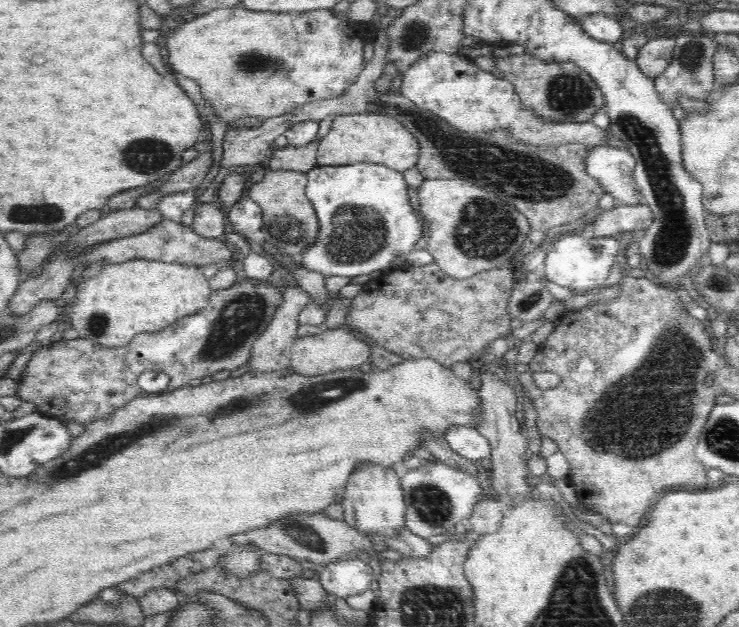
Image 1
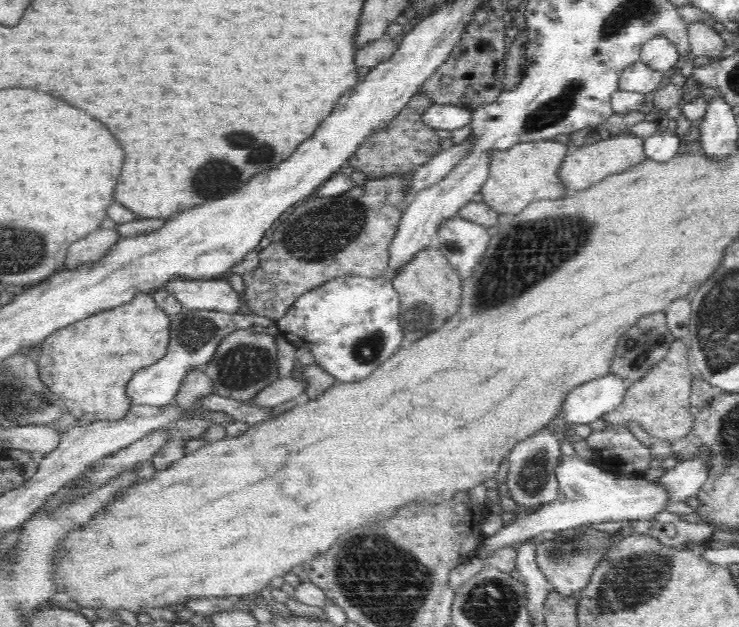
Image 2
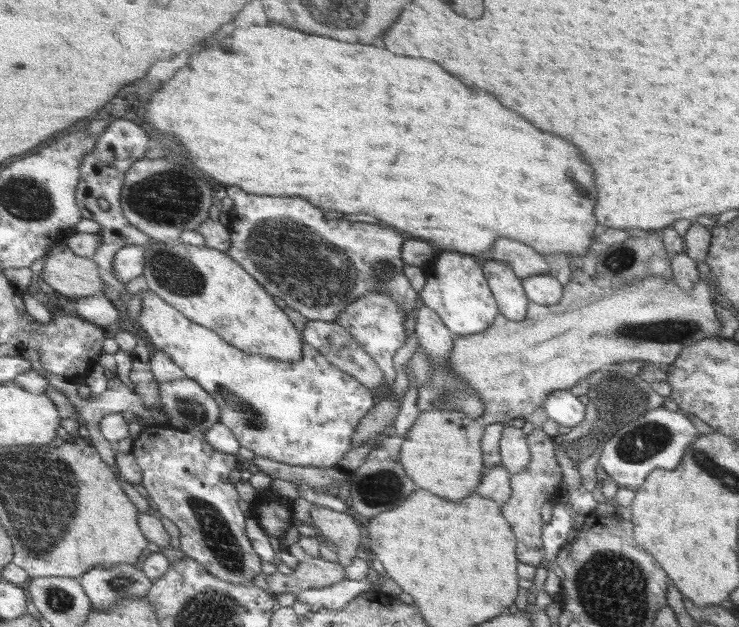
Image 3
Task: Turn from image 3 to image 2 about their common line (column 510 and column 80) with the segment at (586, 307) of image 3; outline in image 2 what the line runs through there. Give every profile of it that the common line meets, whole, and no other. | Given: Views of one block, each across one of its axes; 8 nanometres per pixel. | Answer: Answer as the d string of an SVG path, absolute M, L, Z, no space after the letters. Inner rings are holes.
M136 294L134 300L100 310L88 318L72 322L43 339L42 348L34 358L42 382L52 392L54 399L61 401L72 418L79 424L98 421L115 421L124 418L131 408L131 399L127 395L127 384L139 370L153 365L166 356L170 342L170 316L167 315L150 294Z

